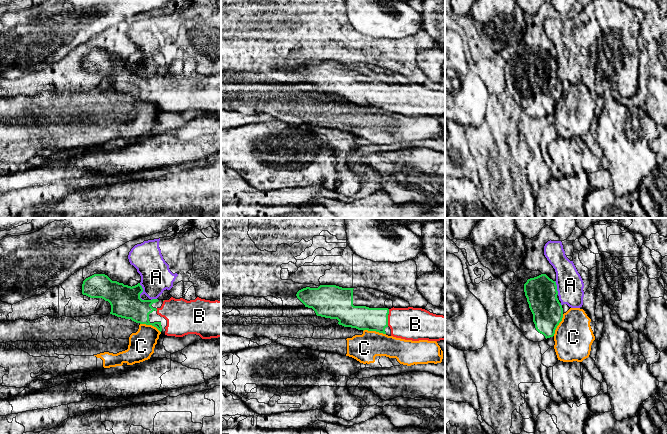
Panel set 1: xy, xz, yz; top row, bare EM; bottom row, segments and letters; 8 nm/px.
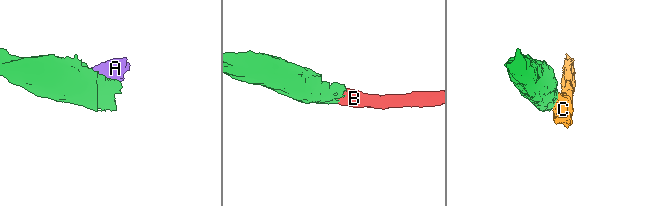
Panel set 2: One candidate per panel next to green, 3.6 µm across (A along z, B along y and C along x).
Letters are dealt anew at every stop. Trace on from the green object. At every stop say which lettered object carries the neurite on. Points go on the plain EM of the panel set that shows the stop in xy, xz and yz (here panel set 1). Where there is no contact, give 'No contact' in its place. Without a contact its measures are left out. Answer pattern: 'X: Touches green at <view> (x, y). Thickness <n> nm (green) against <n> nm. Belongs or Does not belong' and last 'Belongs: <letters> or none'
A: Touches green at xy (142, 67). Thickness 240 nm (green) against 240 nm. Does not belong
B: Touches green at xz (387, 96). Thickness 190 nm (green) against 260 nm. Belongs
C: Touches green at xz (374, 106). Thickness 190 nm (green) against 220 nm. Does not belong
Belongs: B

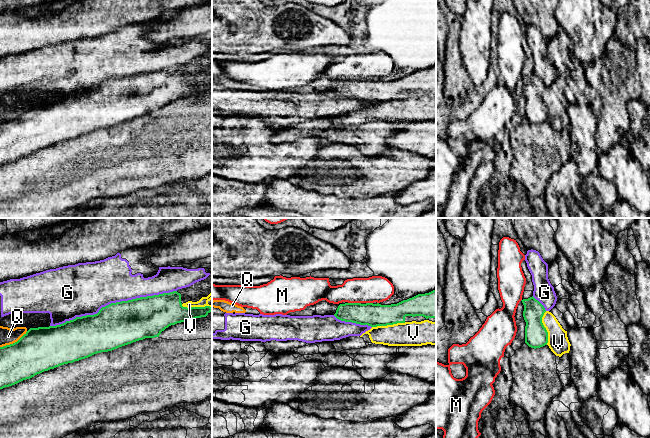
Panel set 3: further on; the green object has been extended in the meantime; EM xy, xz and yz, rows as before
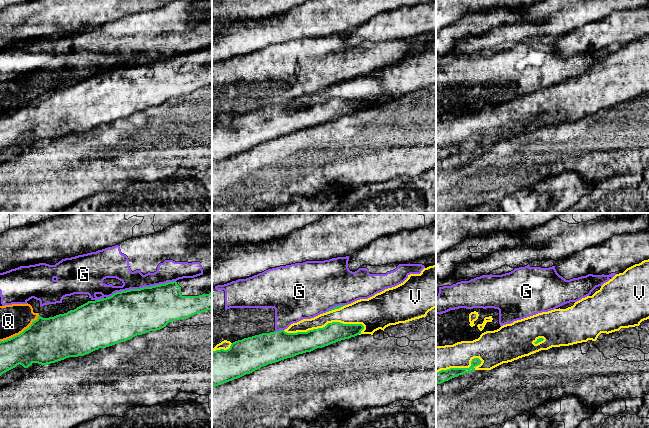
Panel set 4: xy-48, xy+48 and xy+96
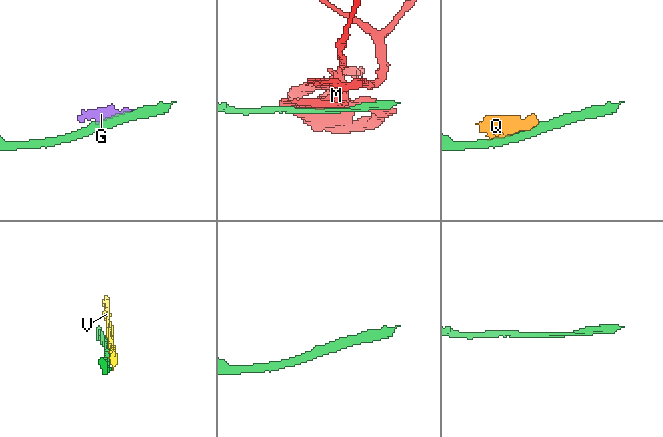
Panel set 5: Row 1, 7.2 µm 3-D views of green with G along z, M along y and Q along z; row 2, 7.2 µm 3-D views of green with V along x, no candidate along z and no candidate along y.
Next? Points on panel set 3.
G: Touches green at xy (113, 79). Thickness 360 nm (green) against 400 nm. Does not belong
M: Touches green at xz (354, 79). Thickness 180 nm (green) against 200 nm. Does not belong
Q: Touches green at xy (13, 119). Thickness 360 nm (green) against 130 nm. Does not belong
V: Touches green at yz (545, 104). Thickness 190 nm (green) against 170 nm. Does not belong
Belongs: none

